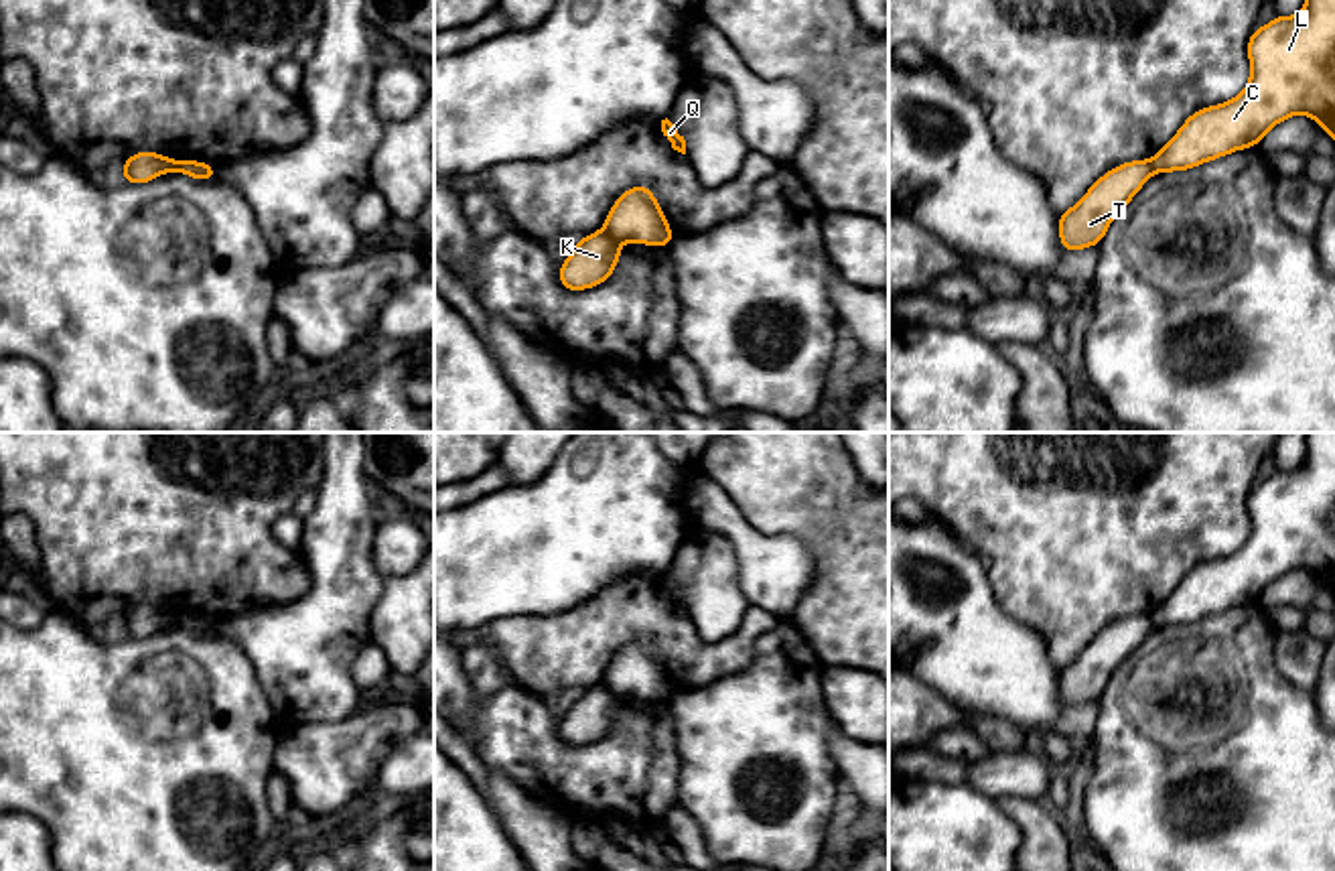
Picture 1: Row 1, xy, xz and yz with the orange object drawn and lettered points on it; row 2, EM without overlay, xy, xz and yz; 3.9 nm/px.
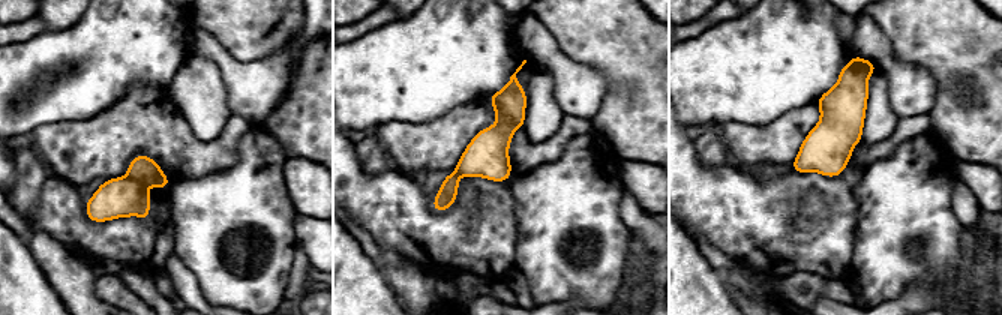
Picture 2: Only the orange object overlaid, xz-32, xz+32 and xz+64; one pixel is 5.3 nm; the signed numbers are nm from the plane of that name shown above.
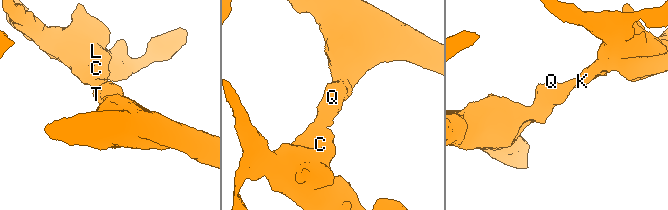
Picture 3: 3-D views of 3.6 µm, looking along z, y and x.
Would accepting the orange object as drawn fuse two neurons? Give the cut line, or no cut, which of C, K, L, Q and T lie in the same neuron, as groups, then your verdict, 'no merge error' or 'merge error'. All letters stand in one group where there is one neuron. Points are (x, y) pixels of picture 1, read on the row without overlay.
cut xz (601, 685), (617, 697); groups C K L / Q T; merge error

